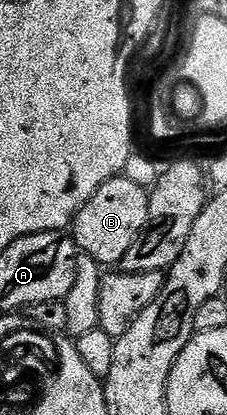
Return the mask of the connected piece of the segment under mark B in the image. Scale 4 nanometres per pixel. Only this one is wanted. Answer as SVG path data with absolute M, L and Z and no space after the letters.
M117 176L112 178L90 200L72 221L70 233L80 254L90 256L101 267L112 268L119 264L130 252L134 240L140 238L141 232L148 223L149 191L143 186L134 184L134 180Z

